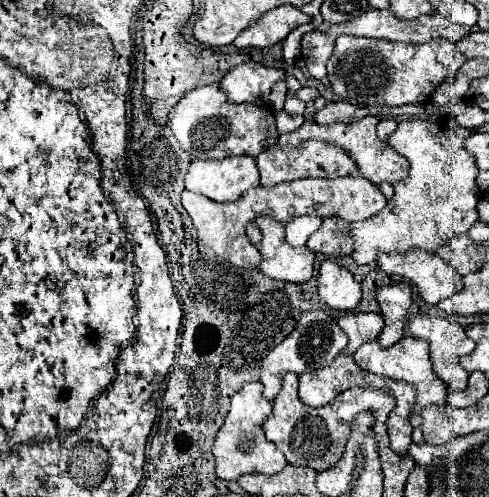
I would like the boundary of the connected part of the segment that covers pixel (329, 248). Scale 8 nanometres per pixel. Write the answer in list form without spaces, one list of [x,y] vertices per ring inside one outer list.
[[[341,218],[323,220],[321,228],[309,236],[307,248],[313,252],[321,252],[325,256],[333,256],[333,258],[351,256],[353,252],[351,224]]]

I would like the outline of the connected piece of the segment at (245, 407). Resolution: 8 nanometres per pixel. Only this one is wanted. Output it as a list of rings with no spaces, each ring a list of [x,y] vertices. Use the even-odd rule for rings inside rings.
[[[249,382],[245,384],[233,398],[231,398],[231,410],[217,432],[215,444],[213,444],[213,456],[217,460],[217,478],[221,480],[237,480],[243,474],[249,472],[261,472],[261,474],[277,474],[287,466],[287,460],[283,452],[265,438],[261,426],[269,418],[273,406],[269,400],[263,398],[261,382]]]

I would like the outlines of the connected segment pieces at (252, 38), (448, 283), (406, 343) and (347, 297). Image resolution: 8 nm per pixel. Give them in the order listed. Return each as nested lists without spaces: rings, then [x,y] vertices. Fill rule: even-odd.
[[[283,4],[275,10],[269,10],[249,28],[245,28],[245,32],[241,32],[233,44],[237,48],[273,46],[273,44],[285,40],[287,34],[291,30],[295,30],[295,26],[307,24],[307,22],[311,22],[311,18],[307,14],[303,14],[301,8],[297,8],[293,4]]]
[[[415,248],[415,250],[407,250],[403,254],[399,252],[387,252],[387,254],[381,254],[379,256],[379,268],[385,272],[385,274],[397,274],[397,276],[403,276],[403,278],[409,278],[417,288],[419,288],[419,294],[421,298],[427,302],[427,304],[437,304],[439,300],[455,294],[461,290],[461,276],[443,260],[439,258],[437,254],[431,254],[431,252],[425,252],[421,248]]]
[[[405,336],[403,340],[399,340],[395,346],[391,348],[381,348],[379,342],[369,342],[363,344],[357,352],[355,352],[355,362],[361,370],[377,374],[377,376],[385,376],[391,380],[399,380],[399,382],[407,382],[417,390],[417,402],[413,406],[411,414],[419,414],[421,408],[425,406],[433,406],[433,404],[445,404],[447,402],[447,386],[443,384],[441,378],[435,376],[433,368],[431,368],[431,360],[429,360],[429,344],[425,344],[425,340],[417,340],[413,336]]]
[[[325,260],[319,268],[319,298],[335,310],[351,312],[361,302],[361,286],[343,266]]]

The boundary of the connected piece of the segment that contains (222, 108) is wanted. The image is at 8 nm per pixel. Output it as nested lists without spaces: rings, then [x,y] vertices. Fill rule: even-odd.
[[[217,84],[195,88],[187,96],[183,96],[169,112],[169,126],[175,134],[175,138],[179,140],[181,148],[199,160],[223,160],[225,156],[253,156],[255,158],[265,148],[273,146],[279,136],[275,122],[269,122],[269,114],[265,110],[255,108],[253,104],[237,104],[237,106],[227,104],[223,100],[223,92]]]

